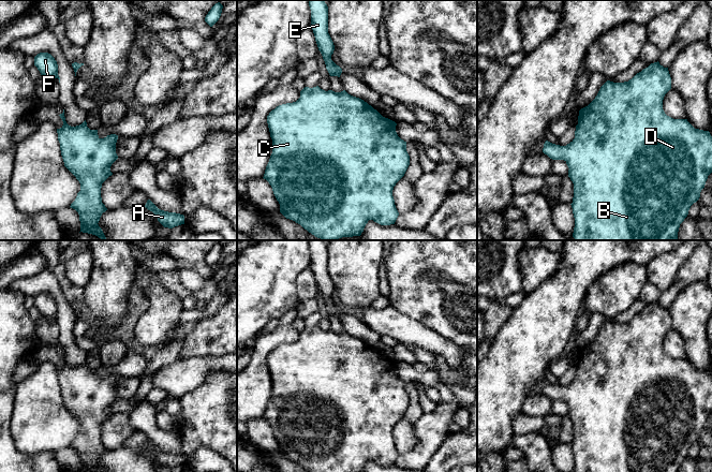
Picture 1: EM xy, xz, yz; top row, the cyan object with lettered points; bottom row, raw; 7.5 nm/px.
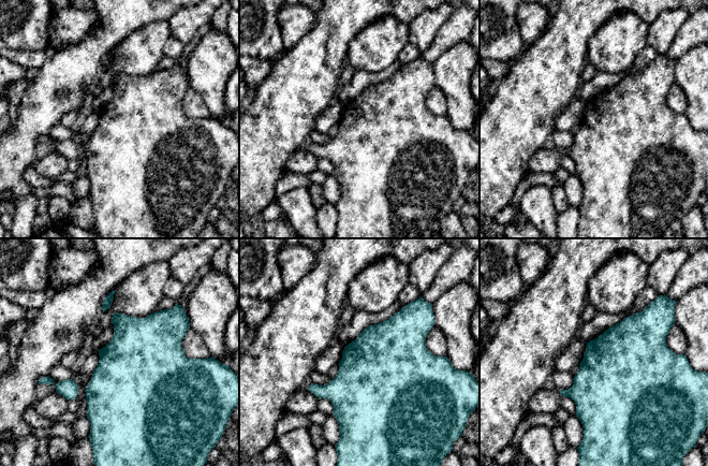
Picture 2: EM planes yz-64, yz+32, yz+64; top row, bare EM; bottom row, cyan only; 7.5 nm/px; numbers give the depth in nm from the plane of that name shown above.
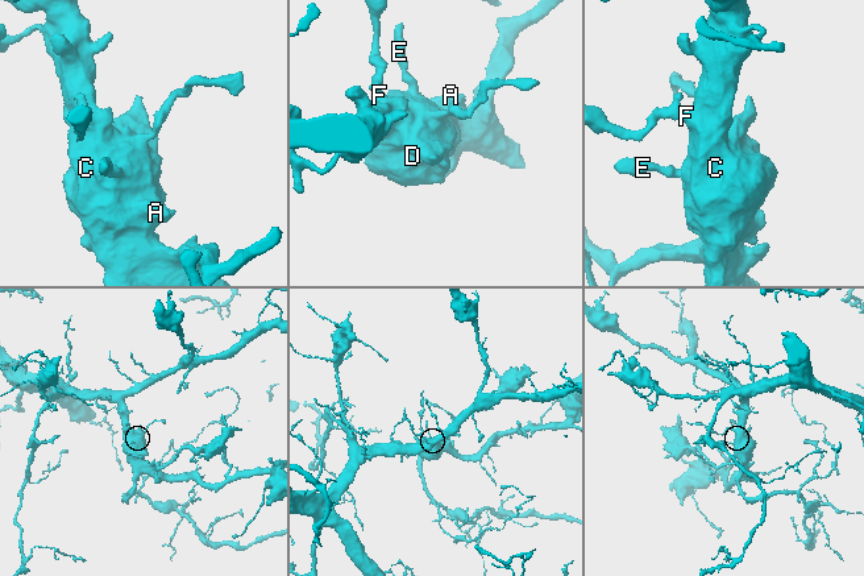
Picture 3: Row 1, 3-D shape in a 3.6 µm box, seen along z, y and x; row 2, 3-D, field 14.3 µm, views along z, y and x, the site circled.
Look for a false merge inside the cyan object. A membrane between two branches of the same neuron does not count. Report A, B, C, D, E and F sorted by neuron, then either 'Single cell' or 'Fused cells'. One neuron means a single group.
Groups: A B C D E F. Single cell

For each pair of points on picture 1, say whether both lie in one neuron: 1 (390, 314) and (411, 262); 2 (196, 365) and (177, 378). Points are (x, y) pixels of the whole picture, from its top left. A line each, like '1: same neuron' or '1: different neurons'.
1: different neurons
2: same neuron

